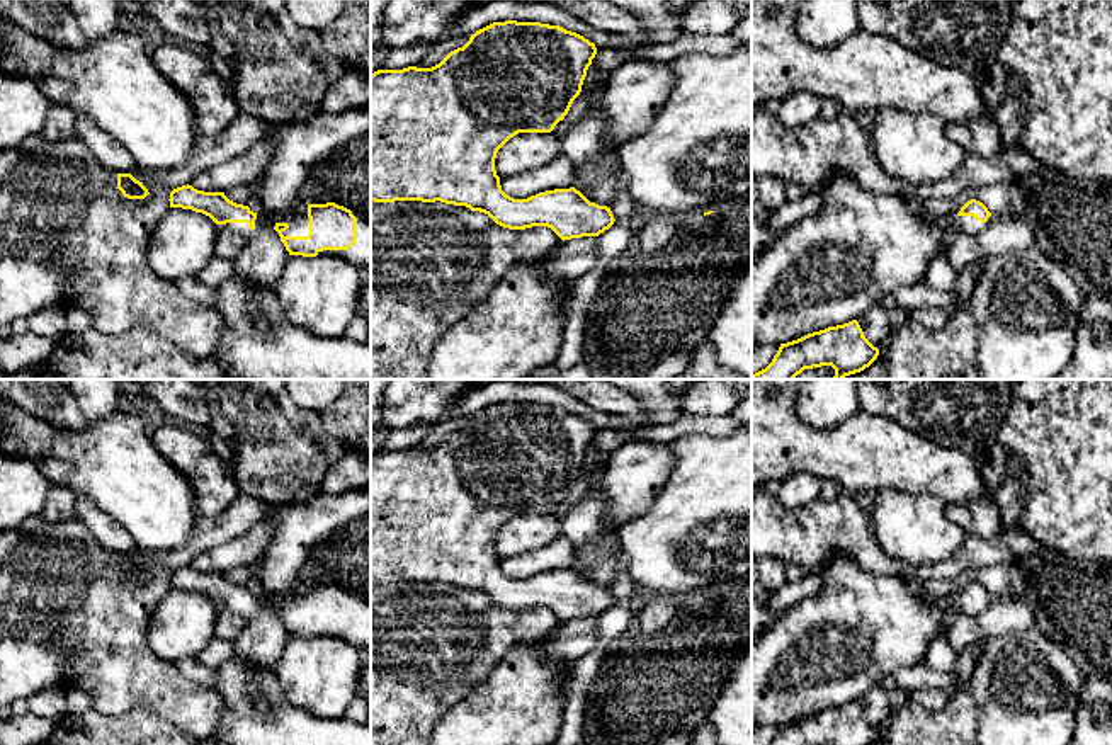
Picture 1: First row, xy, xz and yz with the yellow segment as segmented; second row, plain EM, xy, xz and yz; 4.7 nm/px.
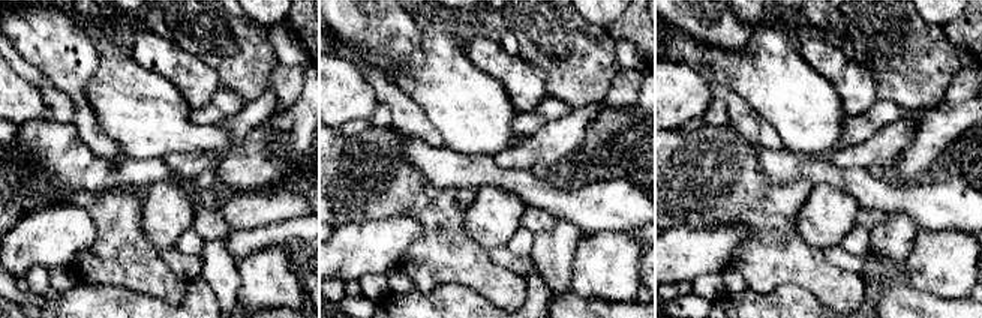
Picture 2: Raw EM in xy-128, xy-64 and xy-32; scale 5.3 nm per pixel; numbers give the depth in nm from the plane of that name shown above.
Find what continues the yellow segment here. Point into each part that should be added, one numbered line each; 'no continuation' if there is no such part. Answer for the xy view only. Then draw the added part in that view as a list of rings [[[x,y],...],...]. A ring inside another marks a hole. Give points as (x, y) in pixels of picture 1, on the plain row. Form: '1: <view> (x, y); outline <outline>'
1: xy (298, 601); outline [[[298,585],[292,592],[289,592],[284,597],[257,595],[253,611],[250,611],[247,604],[226,604],[224,609],[241,616],[247,621],[265,611],[274,611],[277,604],[289,606],[289,609],[282,612],[284,617],[308,617],[309,616],[308,585]]]

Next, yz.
1: yz (968, 606); outline [[[956,597],[952,602],[952,609],[969,617],[978,617],[986,611],[986,607],[990,606],[990,600],[991,597],[988,599],[986,604],[981,604],[973,597]]]

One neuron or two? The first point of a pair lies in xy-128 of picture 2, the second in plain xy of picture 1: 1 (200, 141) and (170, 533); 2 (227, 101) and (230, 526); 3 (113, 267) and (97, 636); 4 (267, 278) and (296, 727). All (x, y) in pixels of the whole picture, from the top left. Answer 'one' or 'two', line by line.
1: one
2: one
3: one
4: two

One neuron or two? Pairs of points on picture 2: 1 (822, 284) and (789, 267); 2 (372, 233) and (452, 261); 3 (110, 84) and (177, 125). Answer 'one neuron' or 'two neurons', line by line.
1: one neuron
2: two neurons
3: one neuron

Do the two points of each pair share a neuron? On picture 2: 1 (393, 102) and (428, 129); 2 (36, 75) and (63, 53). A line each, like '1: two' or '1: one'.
1: one
2: two

